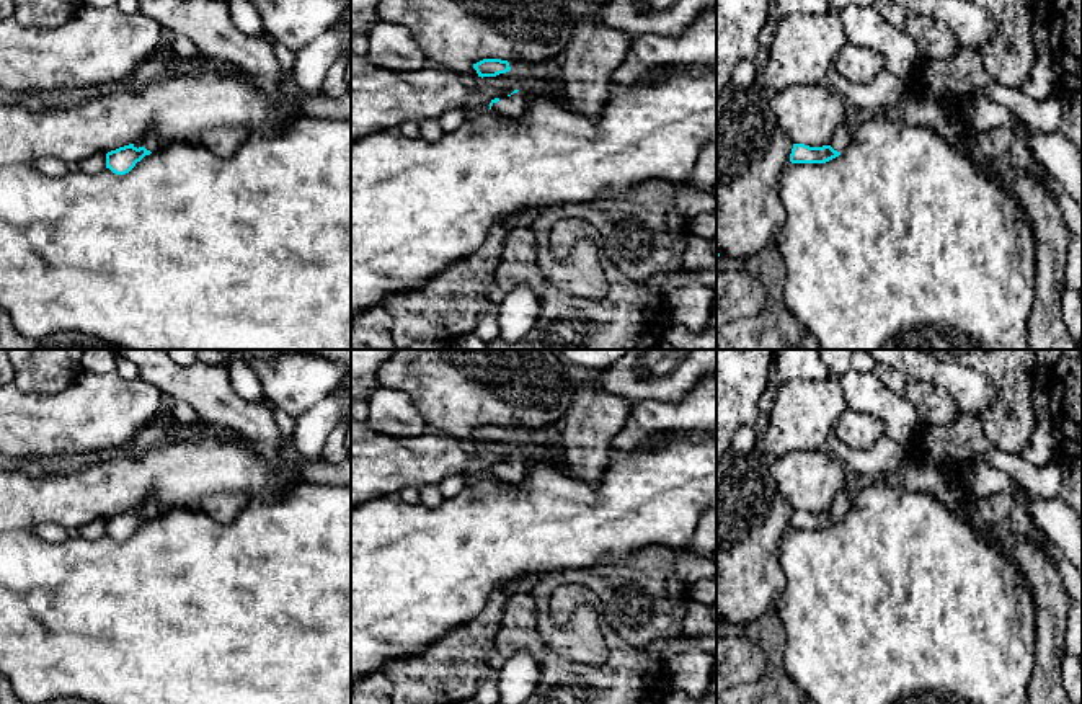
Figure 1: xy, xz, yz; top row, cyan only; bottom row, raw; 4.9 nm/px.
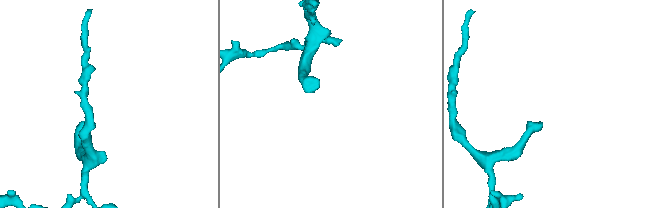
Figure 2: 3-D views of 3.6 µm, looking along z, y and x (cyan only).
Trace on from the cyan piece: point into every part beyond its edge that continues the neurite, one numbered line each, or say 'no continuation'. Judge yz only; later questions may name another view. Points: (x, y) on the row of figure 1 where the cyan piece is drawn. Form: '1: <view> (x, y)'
1: yz (841, 139)

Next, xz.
1: xz (516, 103)

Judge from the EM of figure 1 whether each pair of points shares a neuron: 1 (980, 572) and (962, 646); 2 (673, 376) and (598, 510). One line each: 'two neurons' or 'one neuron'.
1: one neuron
2: two neurons

